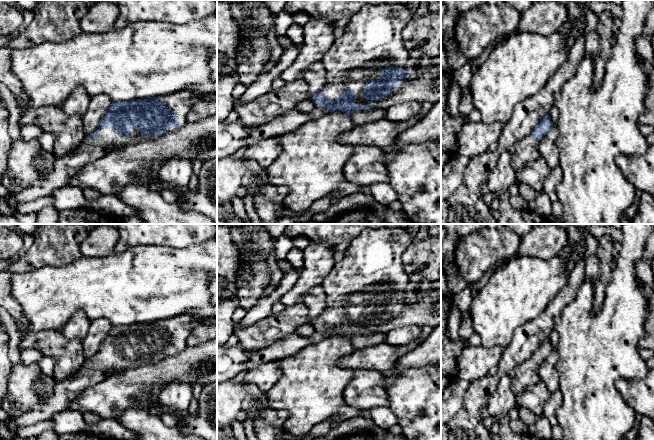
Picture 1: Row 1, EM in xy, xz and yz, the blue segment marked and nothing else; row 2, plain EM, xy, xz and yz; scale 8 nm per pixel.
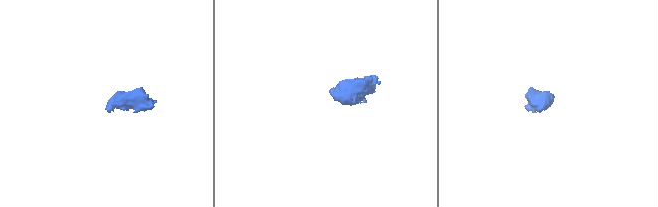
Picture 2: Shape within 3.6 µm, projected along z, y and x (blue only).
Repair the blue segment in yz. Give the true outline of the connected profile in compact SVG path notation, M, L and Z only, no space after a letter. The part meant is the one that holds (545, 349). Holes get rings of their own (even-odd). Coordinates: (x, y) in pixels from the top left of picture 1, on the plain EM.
M550 338L546 339L534 352L533 356L513 367L507 374L511 377L511 389L521 394L527 387L540 382L538 365L541 364L553 351Z

